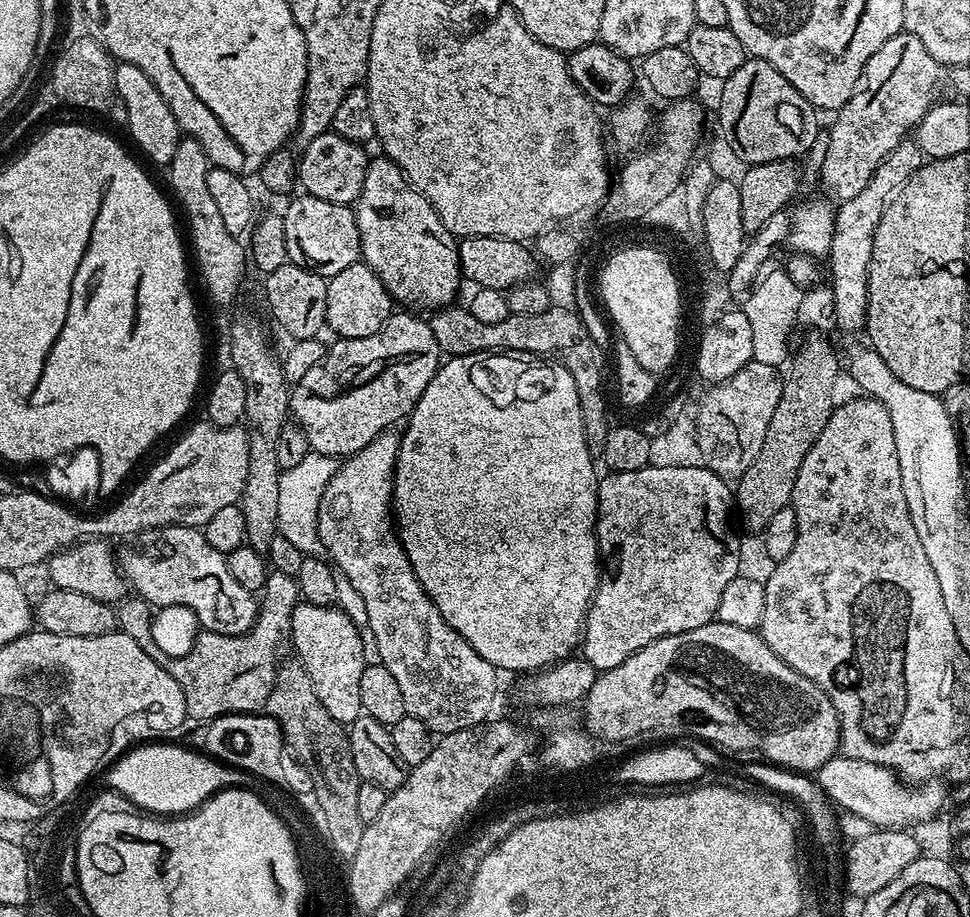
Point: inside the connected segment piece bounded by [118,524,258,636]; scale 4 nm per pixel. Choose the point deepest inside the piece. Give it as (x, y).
(178, 566)

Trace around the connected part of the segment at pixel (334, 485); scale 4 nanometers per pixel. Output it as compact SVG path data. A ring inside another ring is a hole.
M392 430L381 432L379 436L375 436L369 444L365 445L362 450L358 450L356 455L347 457L337 467L336 473L330 478L330 482L322 494L322 502L318 510L318 522L316 523L316 535L322 545L323 551L325 553L328 551L332 555L330 557L331 563L338 569L339 575L348 578L353 584L354 589L362 596L366 604L366 614L369 615L366 628L367 631L372 631L369 632L370 639L378 644L381 663L386 666L386 670L390 670L390 674L394 674L394 678L398 681L398 687L402 689L402 699L406 701L408 715L418 718L418 722L426 725L429 732L433 734L466 730L475 724L483 724L483 722L487 721L493 715L492 703L496 700L496 676L498 676L498 669L490 662L486 662L486 658L482 658L482 654L478 654L478 650L474 650L474 646L470 646L470 642L463 640L444 621L442 614L438 610L438 606L434 606L434 602L428 597L426 590L418 582L418 578L410 566L410 558L406 558L406 550L400 545L399 535L394 531L394 485L396 482L396 459L400 453L400 436L394 433L395 431Z

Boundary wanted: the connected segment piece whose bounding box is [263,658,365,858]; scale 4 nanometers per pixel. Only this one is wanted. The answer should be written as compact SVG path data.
M295 658L286 660L277 667L274 690L264 703L263 711L280 724L285 745L291 755L293 752L301 760L296 759L310 774L313 788L319 789L320 827L325 835L335 838L337 857L350 858L358 854L365 824L362 818L358 818L358 786L361 778L354 766L348 733L345 725L330 718L330 714L326 714L326 706L318 702L318 694L314 694L314 686L310 683L310 674L306 674L300 661Z

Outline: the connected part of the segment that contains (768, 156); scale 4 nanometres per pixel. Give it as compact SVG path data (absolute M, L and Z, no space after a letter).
M745 59L744 64L730 74L730 78L724 81L718 108L720 132L729 150L738 159L745 160L743 163L748 166L803 157L822 132L816 121L817 109L765 60Z

